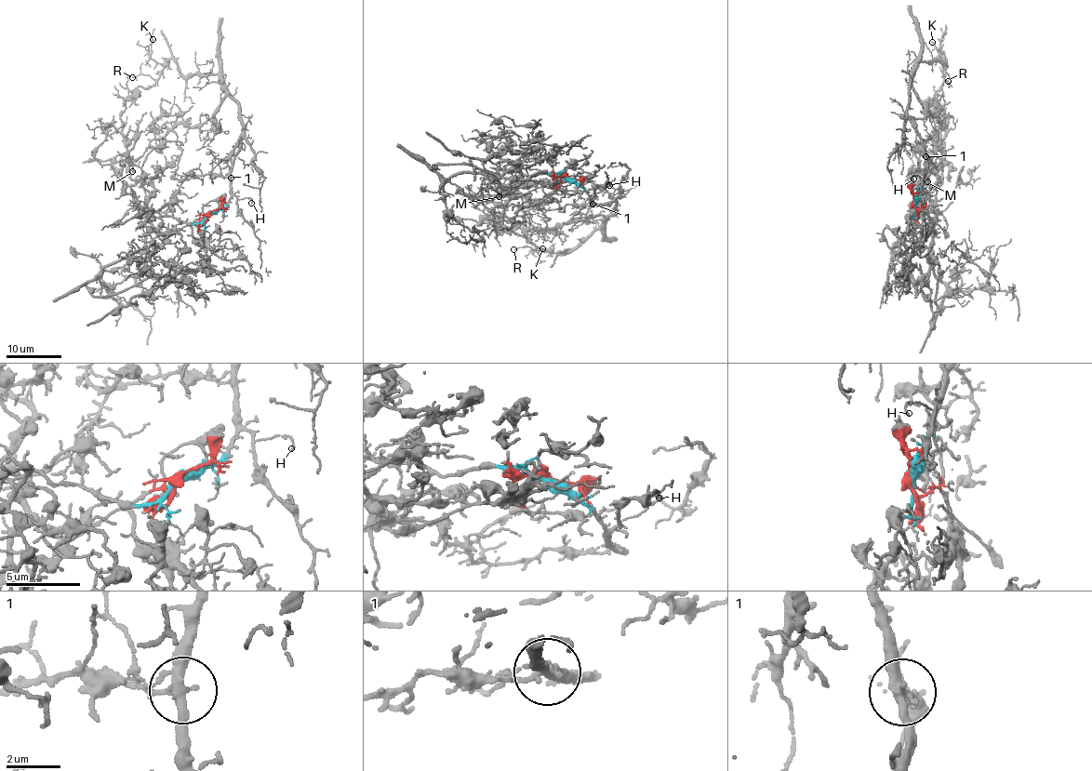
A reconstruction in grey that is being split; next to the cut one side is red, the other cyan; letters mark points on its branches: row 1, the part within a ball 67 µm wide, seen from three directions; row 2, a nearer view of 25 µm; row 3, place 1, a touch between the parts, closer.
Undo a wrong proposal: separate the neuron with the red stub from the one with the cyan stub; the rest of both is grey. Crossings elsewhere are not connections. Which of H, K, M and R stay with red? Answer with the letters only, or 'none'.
M

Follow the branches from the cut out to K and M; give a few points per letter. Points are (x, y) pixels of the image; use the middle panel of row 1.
K: (567, 177), (571, 178), (583, 189), (594, 206), (615, 201), (618, 212), (565, 254), (535, 249), (542, 248)
M: (567, 177), (556, 185), (507, 188), (504, 194), (515, 196), (507, 207), (493, 200), (498, 196)

